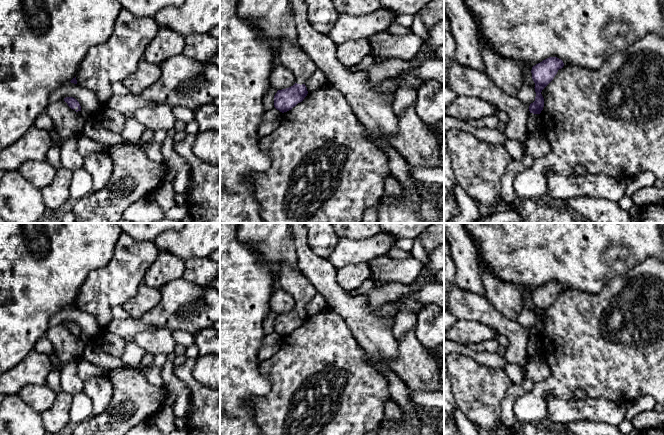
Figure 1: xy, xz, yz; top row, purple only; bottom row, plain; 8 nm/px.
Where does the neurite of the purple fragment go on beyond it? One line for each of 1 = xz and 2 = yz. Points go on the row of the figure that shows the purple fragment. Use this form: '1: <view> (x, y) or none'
1: xz (291, 55)
2: yz (466, 82)

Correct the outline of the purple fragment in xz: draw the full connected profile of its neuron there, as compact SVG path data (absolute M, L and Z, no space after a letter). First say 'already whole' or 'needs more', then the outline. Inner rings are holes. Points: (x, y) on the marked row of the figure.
needs more; M283 40L279 49L278 63L287 67L295 77L295 84L278 90L274 96L274 107L284 113L291 110L307 96L307 79L317 70L317 66L301 48L298 42Z

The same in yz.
needs more; M549 57L532 67L532 79L535 83L535 101L528 107L516 97L505 94L486 75L478 70L453 62L448 69L446 85L459 97L473 97L487 101L496 106L497 110L509 115L509 122L504 134L508 139L516 140L524 150L521 160L512 160L506 167L501 178L500 196L502 206L517 200L513 183L518 173L529 169L534 158L527 154L525 143L528 138L527 120L530 113L540 114L544 107L542 90L553 80L564 63L557 57Z

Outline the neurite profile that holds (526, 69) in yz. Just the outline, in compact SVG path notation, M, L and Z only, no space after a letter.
M530 64L521 65L521 71L522 71L522 74L523 74L524 84L535 87L535 83L532 79L532 73L531 73L532 67L533 66L530 65Z

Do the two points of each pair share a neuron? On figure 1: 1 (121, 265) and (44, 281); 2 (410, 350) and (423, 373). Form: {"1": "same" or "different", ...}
{"1": "different", "2": "same"}

